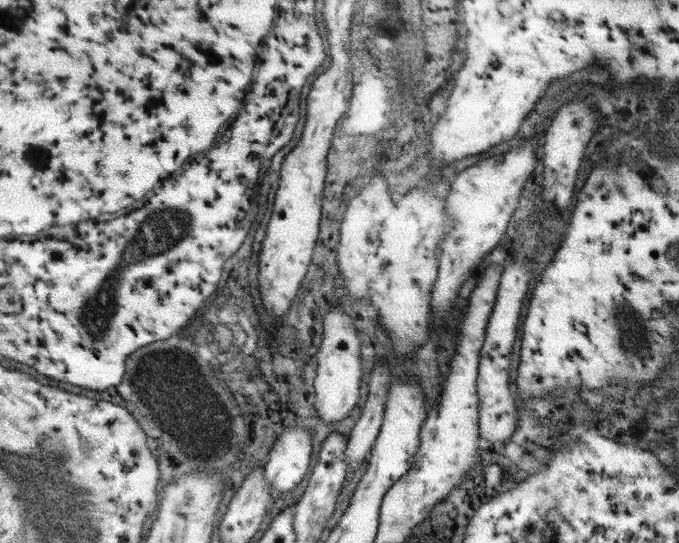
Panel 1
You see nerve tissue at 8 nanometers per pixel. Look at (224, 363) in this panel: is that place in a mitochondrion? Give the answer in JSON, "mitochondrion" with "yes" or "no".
{"mitochondrion":"yes"}

